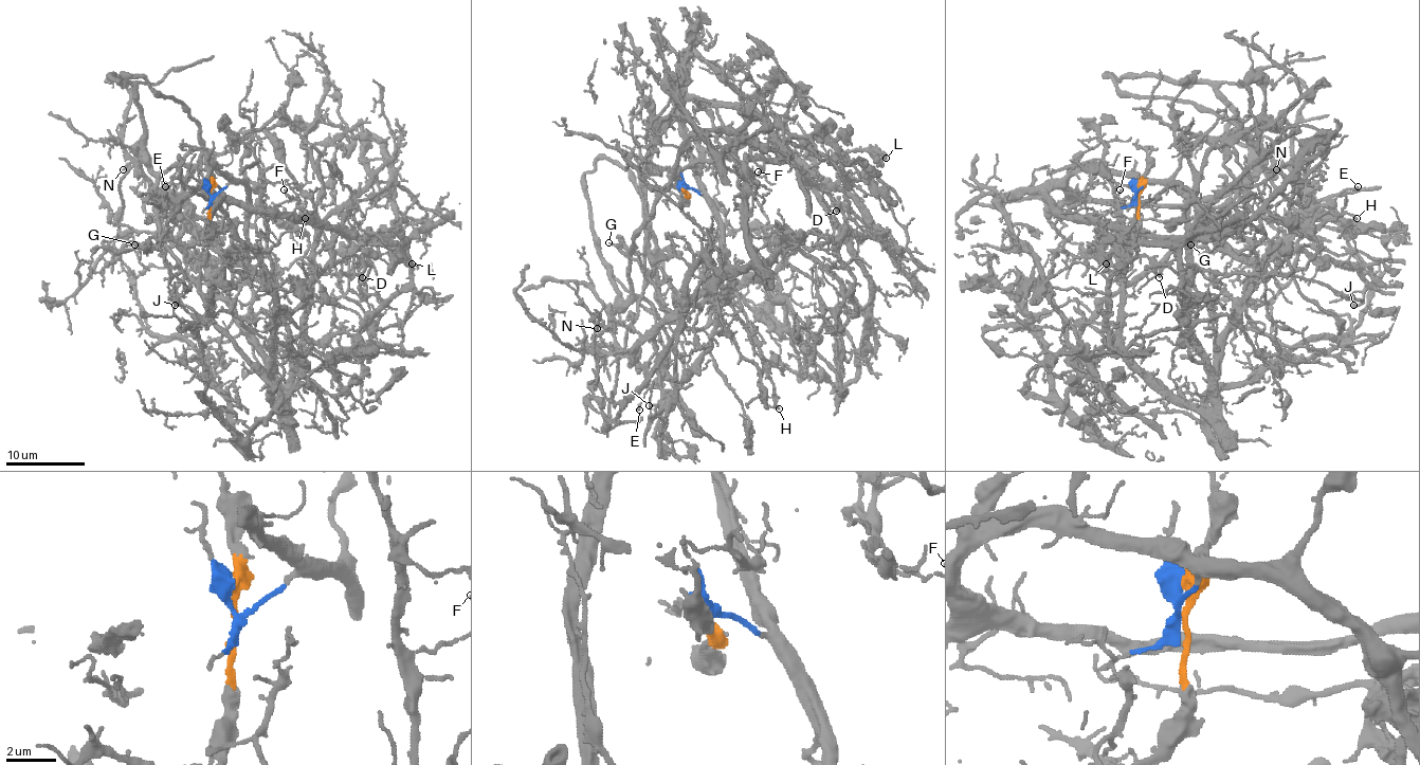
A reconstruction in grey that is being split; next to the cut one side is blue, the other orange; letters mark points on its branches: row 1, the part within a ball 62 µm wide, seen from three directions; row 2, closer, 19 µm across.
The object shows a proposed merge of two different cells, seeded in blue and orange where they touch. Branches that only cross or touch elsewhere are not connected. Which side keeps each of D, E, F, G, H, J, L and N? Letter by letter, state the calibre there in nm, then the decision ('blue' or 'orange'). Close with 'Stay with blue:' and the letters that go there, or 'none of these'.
D: 140 nm | orange
E: 160 nm | blue
F: 90 nm | orange
G: 100 nm | orange
H: 160 nm | blue
J: 200 nm | blue
L: 550 nm | orange
N: 110 nm | orange
Stay with blue: E, H, J

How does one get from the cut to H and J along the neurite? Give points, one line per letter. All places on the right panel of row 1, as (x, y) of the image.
H: (1136, 197), (1146, 183), (1165, 183), (1205, 206), (1235, 206), (1250, 218), (1297, 224), (1348, 213), (1357, 218)
J: (1136, 197), (1146, 183), (1176, 187), (1249, 259), (1299, 250), (1343, 261), (1364, 281), (1352, 305)

